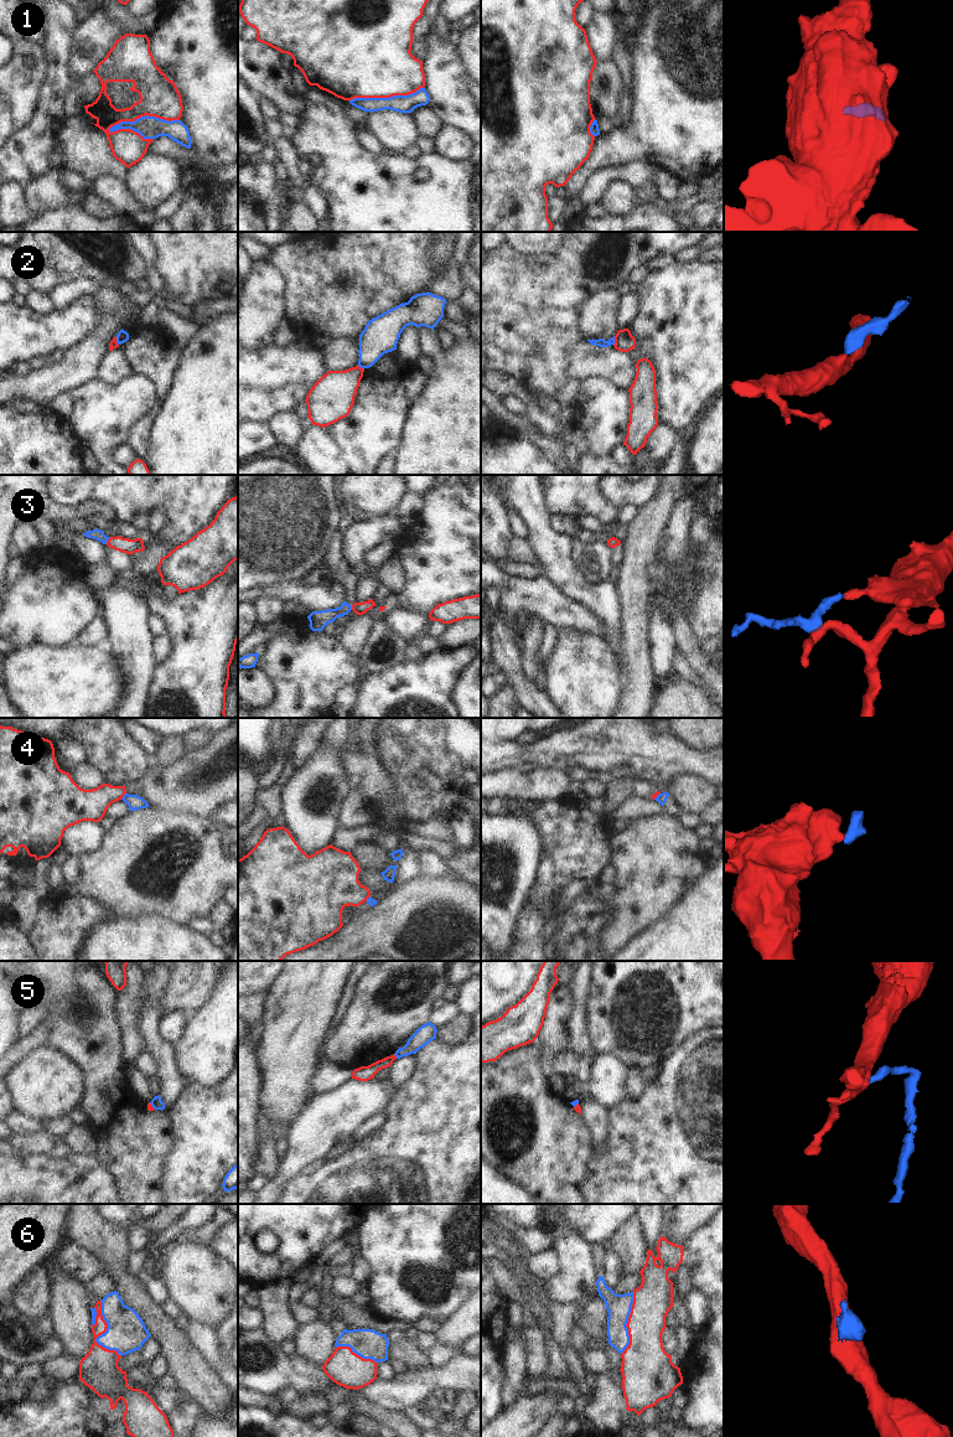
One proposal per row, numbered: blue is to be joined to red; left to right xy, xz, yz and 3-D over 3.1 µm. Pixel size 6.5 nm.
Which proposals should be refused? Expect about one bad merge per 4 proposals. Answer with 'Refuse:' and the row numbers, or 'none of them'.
Refuse: 1, 2, 4, 5

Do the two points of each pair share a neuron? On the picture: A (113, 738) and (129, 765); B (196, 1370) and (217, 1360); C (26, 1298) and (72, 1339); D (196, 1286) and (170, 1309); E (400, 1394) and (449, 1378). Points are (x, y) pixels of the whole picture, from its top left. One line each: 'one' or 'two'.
A: one
B: two
C: two
D: two
E: one

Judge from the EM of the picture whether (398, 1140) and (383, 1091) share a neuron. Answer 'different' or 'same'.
different

